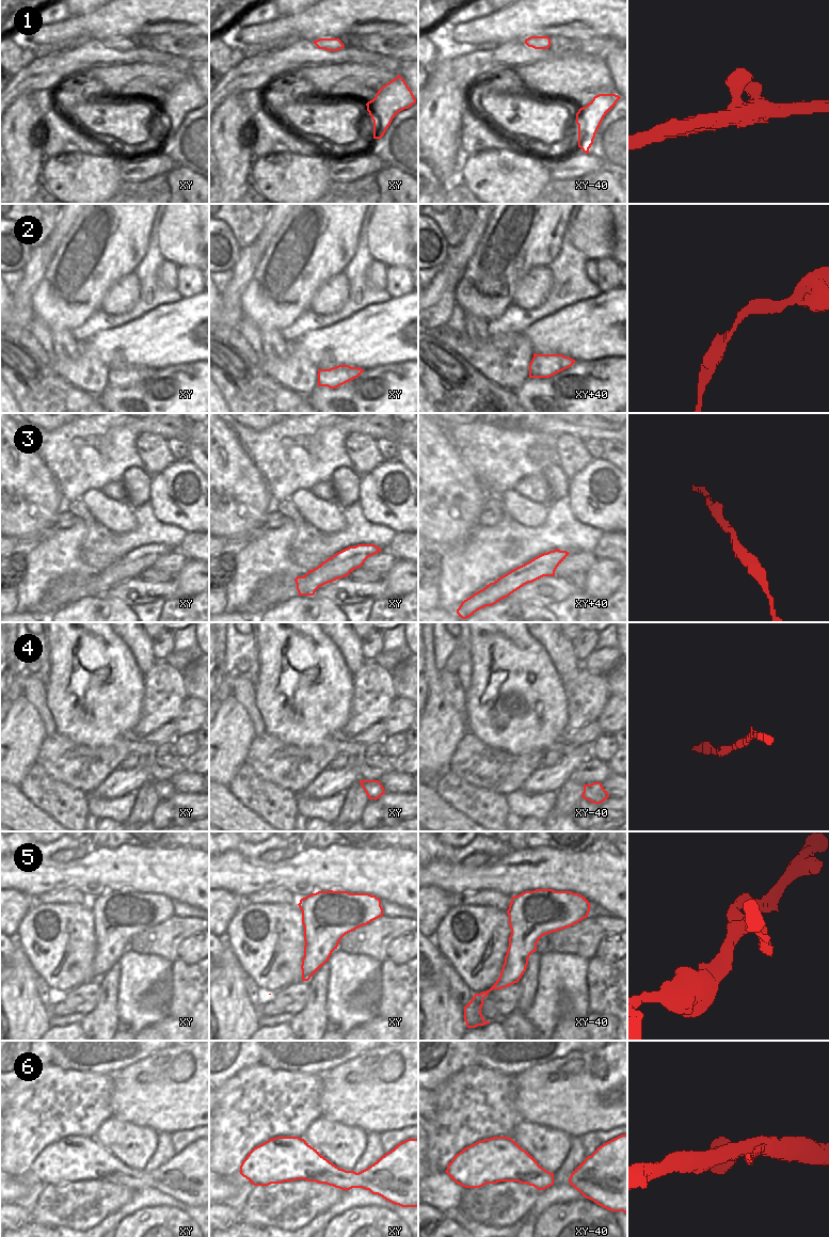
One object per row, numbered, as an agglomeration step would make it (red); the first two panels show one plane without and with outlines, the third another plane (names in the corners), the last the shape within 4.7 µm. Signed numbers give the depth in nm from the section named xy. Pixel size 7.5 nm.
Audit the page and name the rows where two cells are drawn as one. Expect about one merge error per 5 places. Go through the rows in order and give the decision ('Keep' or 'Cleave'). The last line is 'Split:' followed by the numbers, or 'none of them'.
1: Keep
2: Keep
3: Keep
4: Keep
5: Keep
6: Keep
Split: none of them

